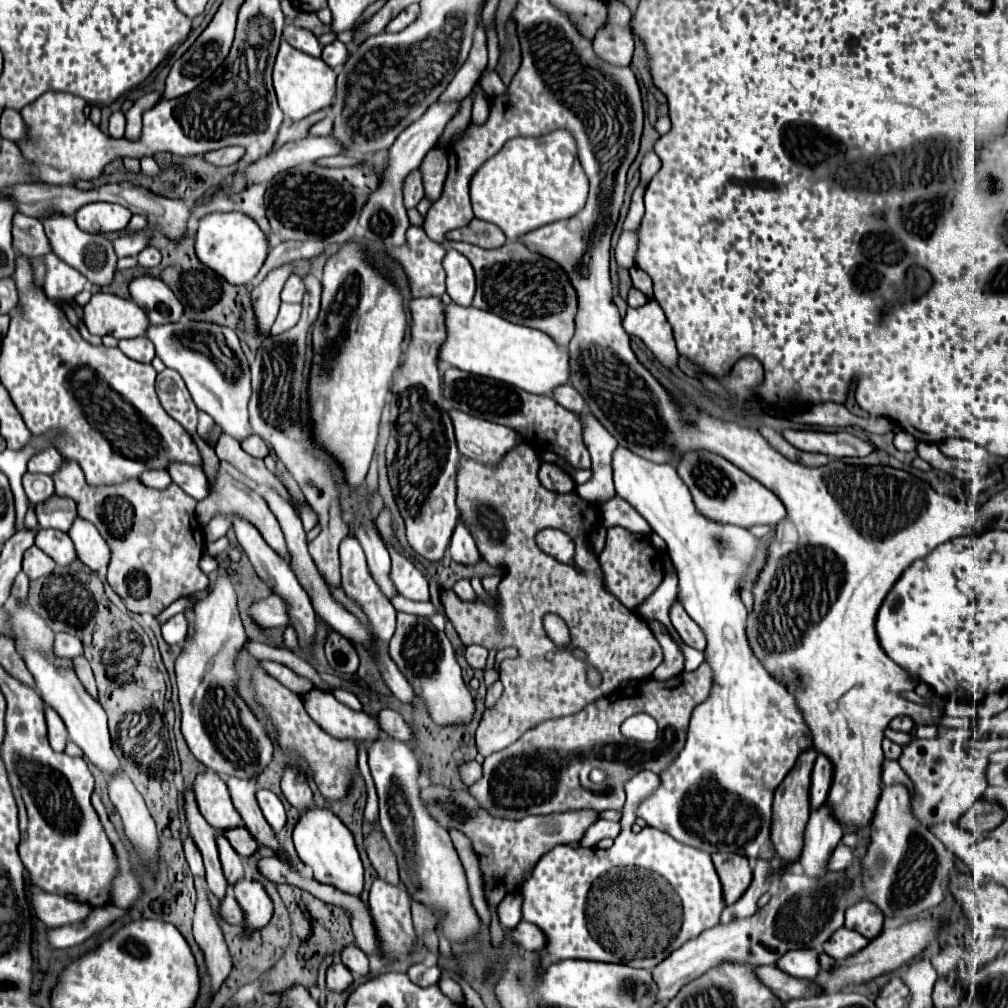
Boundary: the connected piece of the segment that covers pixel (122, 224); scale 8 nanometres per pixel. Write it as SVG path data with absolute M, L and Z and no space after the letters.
M87 203L75 213L77 225L85 233L109 233L109 231L121 231L127 227L133 213L125 209L123 205L113 203Z

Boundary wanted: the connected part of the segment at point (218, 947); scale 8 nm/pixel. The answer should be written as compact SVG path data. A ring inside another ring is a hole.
M195 877L195 889L197 889L197 905L193 917L193 937L205 953L213 991L217 991L219 985L229 977L233 969L233 961L227 943L223 939L223 931L219 927L219 917L209 903L203 877Z

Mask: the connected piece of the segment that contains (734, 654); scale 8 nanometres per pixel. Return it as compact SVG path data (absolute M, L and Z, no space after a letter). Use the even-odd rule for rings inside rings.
M617 447L613 453L613 479L617 495L633 505L647 519L651 529L667 543L669 557L679 575L679 601L689 617L705 631L705 655L715 675L709 699L693 709L687 743L681 755L671 763L669 771L661 773L661 787L641 803L637 817L649 827L665 831L677 841L707 853L721 851L745 855L749 859L773 859L773 845L769 839L773 791L795 765L799 755L807 747L813 747L813 737L795 697L771 679L747 639L747 609L739 597L739 589L743 575L749 571L749 563L755 559L759 539L743 527L719 523L701 515L687 485L671 465L657 465L633 455L625 447Z

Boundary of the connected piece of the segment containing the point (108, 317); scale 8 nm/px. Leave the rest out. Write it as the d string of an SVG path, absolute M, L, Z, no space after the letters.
M95 293L85 309L85 325L93 335L113 335L115 339L143 337L149 329L149 317L145 311L119 295Z

